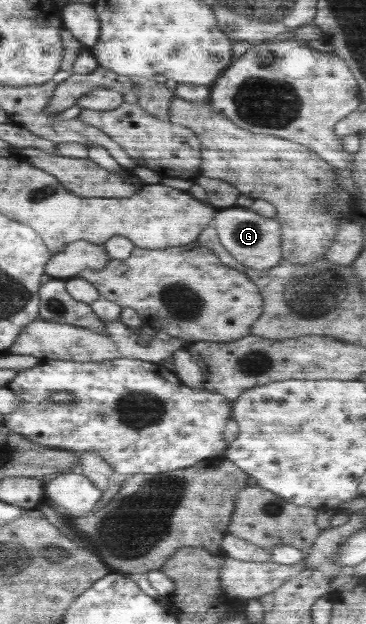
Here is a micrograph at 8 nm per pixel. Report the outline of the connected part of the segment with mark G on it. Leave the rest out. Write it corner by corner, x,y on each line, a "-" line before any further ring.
234,205
231,208
219,209
211,227
217,233
222,247
232,254
238,263
246,267
258,270
270,269
276,267
280,259
283,259
283,228
276,218
267,218
250,208

